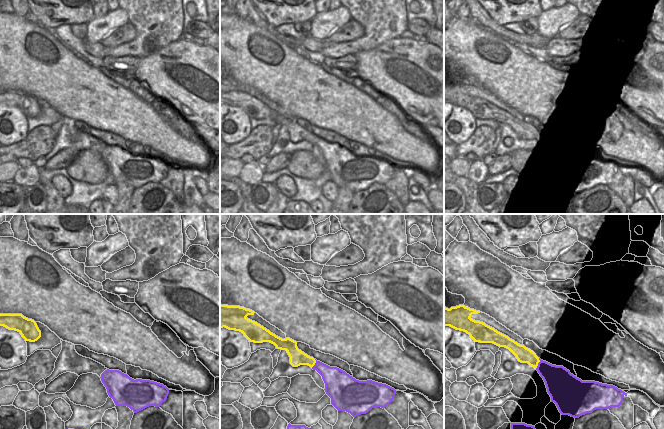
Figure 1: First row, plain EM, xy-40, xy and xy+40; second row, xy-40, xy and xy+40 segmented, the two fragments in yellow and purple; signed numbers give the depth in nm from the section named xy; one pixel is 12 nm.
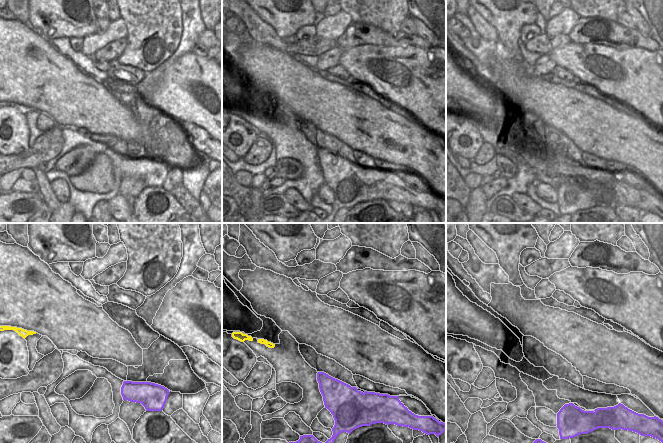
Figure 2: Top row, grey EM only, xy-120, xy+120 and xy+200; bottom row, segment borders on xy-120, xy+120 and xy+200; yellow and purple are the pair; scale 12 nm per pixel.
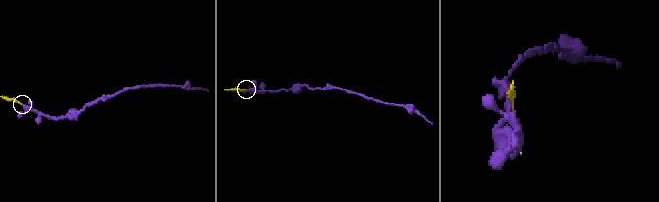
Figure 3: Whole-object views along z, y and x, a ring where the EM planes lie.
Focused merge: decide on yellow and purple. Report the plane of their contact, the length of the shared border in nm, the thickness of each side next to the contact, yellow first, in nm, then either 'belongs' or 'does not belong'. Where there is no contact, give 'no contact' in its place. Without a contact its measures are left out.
xy+40 | 140 nm | 190/260 nm | does not belong

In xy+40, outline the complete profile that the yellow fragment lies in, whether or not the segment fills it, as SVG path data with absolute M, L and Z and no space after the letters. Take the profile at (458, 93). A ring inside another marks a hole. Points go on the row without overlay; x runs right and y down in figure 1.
M464 81L451 83L450 85L444 83L444 102L466 108L474 118L493 119L499 123L505 123L516 132L519 138L528 139L535 145L537 144L540 136L533 127L485 99L470 94L472 90L478 89L480 87L470 85Z

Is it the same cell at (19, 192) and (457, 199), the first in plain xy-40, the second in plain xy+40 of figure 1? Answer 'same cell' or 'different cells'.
same cell

